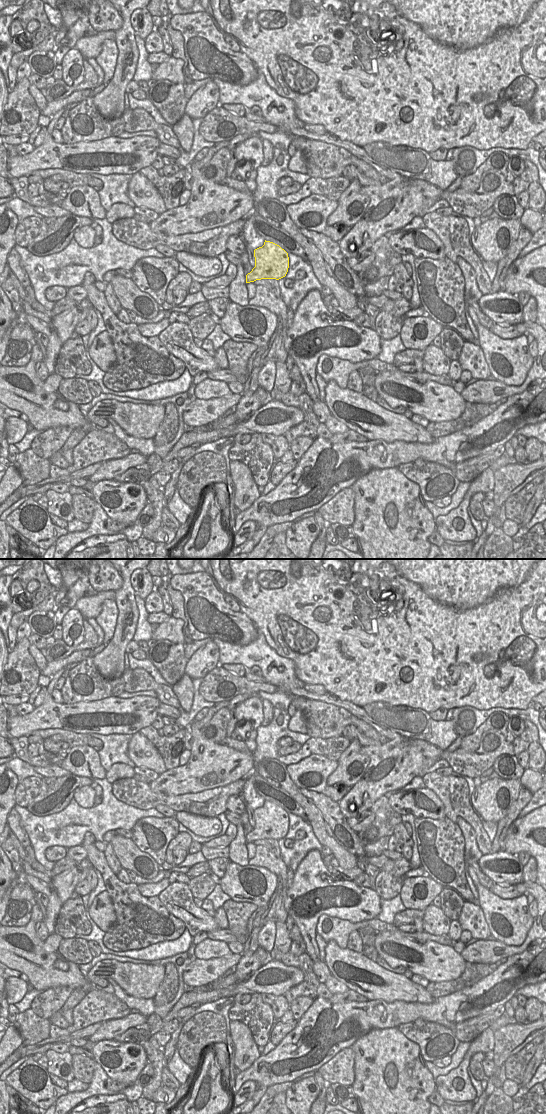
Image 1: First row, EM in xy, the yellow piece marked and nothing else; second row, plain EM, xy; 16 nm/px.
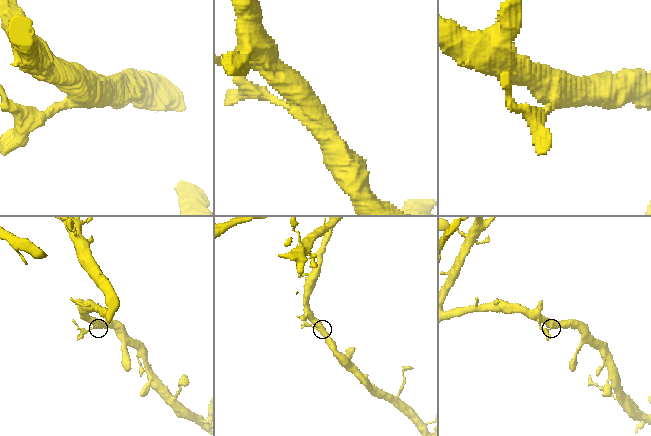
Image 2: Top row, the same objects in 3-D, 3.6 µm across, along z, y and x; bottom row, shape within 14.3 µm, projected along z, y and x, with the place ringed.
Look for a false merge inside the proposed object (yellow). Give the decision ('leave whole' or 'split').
split

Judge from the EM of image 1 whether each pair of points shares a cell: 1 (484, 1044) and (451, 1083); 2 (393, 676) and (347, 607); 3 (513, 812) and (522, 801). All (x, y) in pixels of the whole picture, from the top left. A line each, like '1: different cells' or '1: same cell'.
1: same cell
2: same cell
3: same cell

